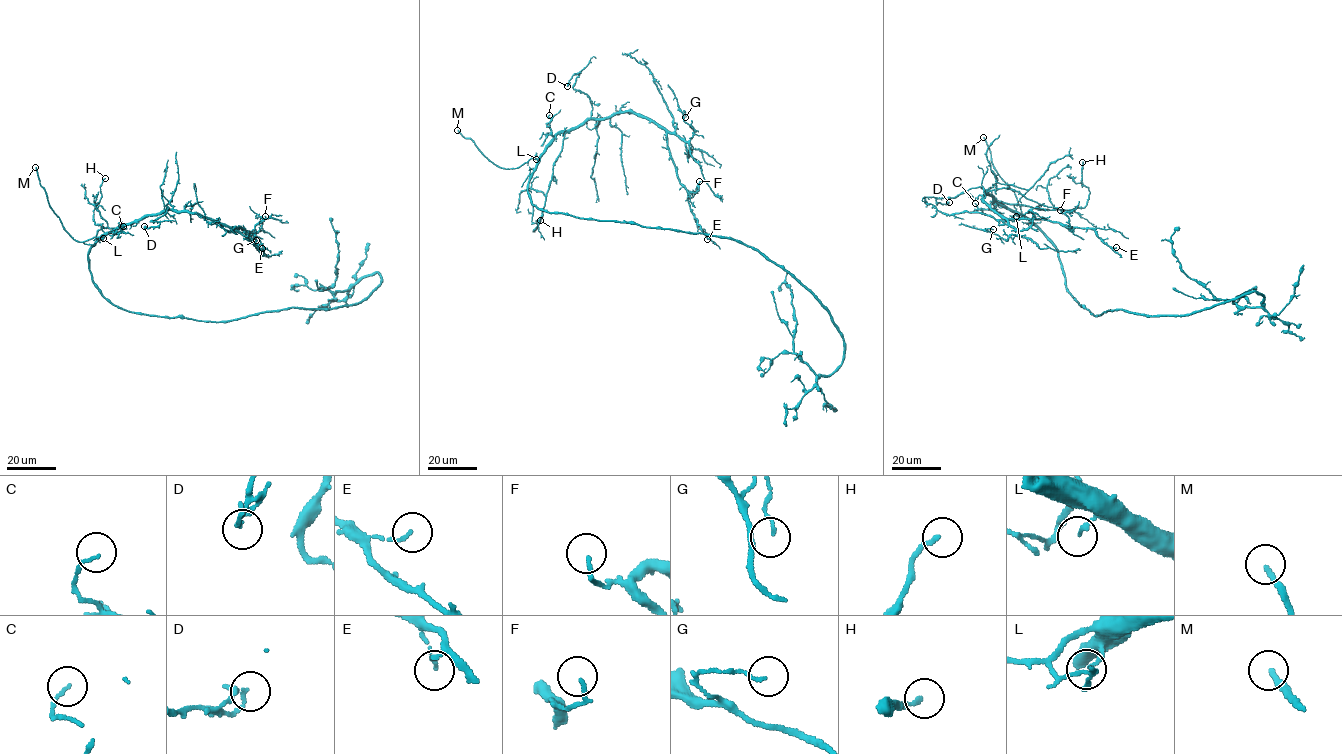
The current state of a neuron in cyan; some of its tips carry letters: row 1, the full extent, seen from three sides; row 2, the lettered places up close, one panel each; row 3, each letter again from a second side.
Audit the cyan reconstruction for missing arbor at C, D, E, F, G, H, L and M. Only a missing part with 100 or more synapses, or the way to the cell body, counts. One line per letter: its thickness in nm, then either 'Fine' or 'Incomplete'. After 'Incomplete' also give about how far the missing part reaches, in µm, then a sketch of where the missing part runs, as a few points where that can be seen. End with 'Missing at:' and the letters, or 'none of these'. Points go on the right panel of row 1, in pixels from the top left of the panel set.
C: Thickness 100 nm. Fine
D: Thickness 120 nm. Fine
E: Thickness 110 nm. Fine
F: Thickness 120 nm. Fine
G: Thickness 100 nm. Fine
H: Thickness 160 nm. Fine
L: Thickness 140 nm. Fine
M: Thickness 180 nm. Incomplete. Missing length about 50 µm. Course of what is missing: (983, 137), (971, 104), (961, 90), (925, 88), (919, 93), (917, 90)
Missing at: M

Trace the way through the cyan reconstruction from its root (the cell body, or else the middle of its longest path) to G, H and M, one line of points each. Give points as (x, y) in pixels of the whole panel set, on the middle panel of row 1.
G: (633, 224), (540, 209), (529, 178), (558, 133), (588, 120), (631, 112), (687, 141), (695, 131), (685, 117)
H: (633, 224), (549, 213), (531, 202), (529, 178), (543, 150), (562, 132), (562, 151), (534, 231), (540, 220)
M: (633, 224), (540, 209), (531, 202), (527, 185), (536, 159), (516, 168), (500, 168), (457, 130)

